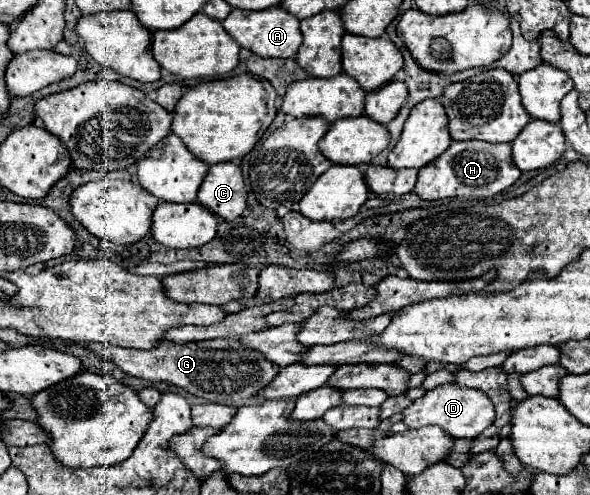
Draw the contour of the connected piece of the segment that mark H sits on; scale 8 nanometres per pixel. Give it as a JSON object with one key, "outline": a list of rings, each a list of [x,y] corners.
{"outline":[[[466,140],[466,142],[452,142],[450,148],[442,156],[426,164],[418,172],[418,182],[416,182],[414,192],[422,200],[442,200],[442,198],[452,198],[452,196],[490,198],[506,190],[508,186],[512,186],[518,178],[520,178],[520,170],[512,162],[510,144]]]}

